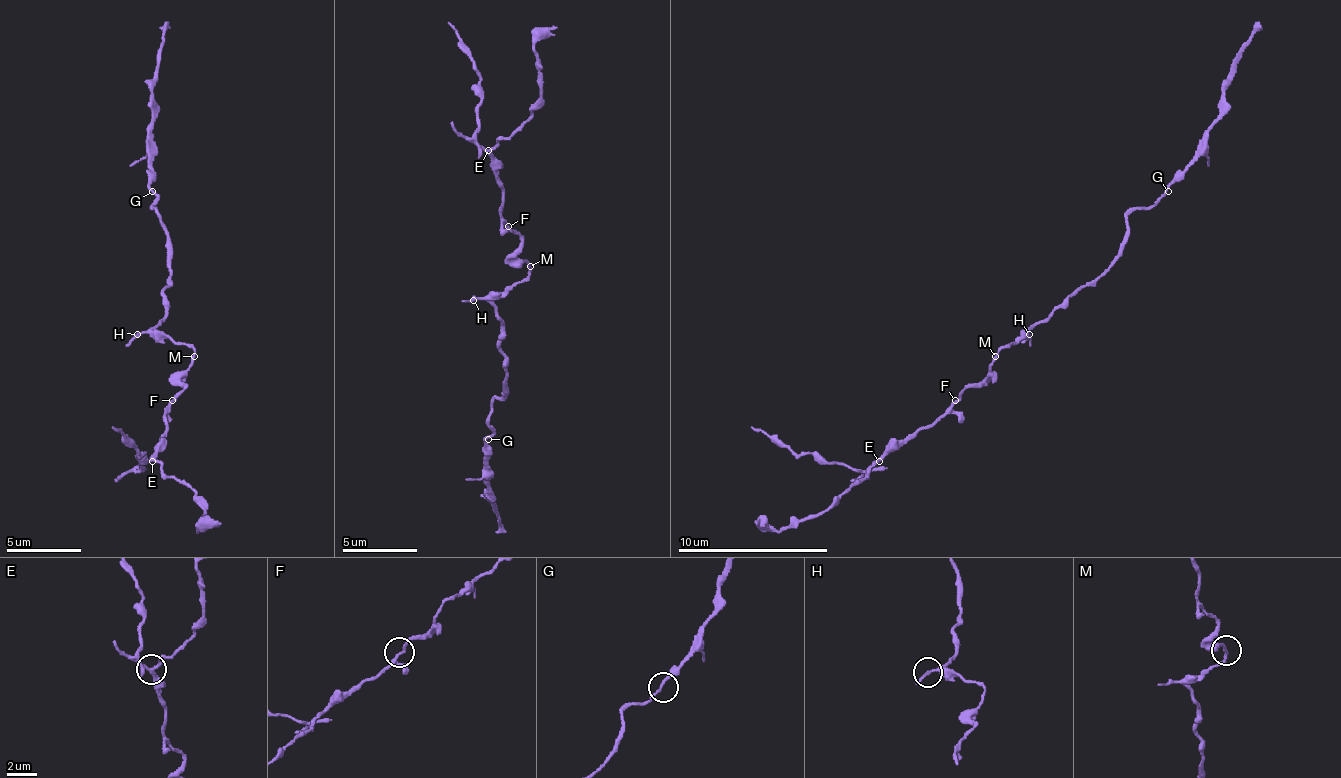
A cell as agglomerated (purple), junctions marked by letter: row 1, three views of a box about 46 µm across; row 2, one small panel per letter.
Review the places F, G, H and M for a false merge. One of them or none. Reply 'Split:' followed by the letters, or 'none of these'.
Split: none of these

